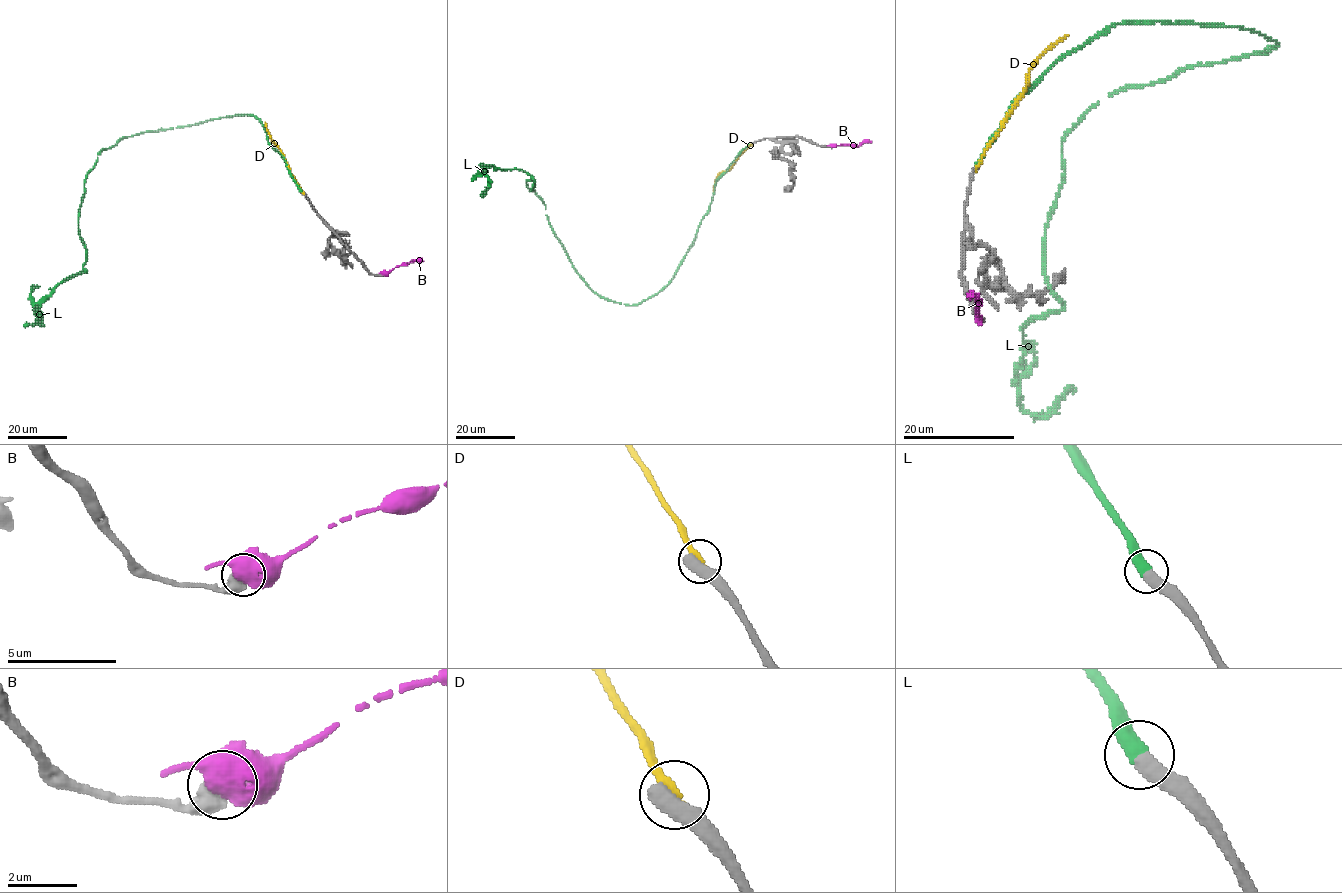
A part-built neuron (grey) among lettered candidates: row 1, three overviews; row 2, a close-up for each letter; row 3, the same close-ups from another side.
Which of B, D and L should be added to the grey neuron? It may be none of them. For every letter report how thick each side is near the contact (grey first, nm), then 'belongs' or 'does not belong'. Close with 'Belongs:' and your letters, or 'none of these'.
B: 600 nm thick on the grey side, 650 nm on the other; does not belong
D: 480 nm thick on the grey side, 320 nm on the other; does not belong
L: 360 nm thick on the grey side, 440 nm on the other; belongs
Belongs: L

